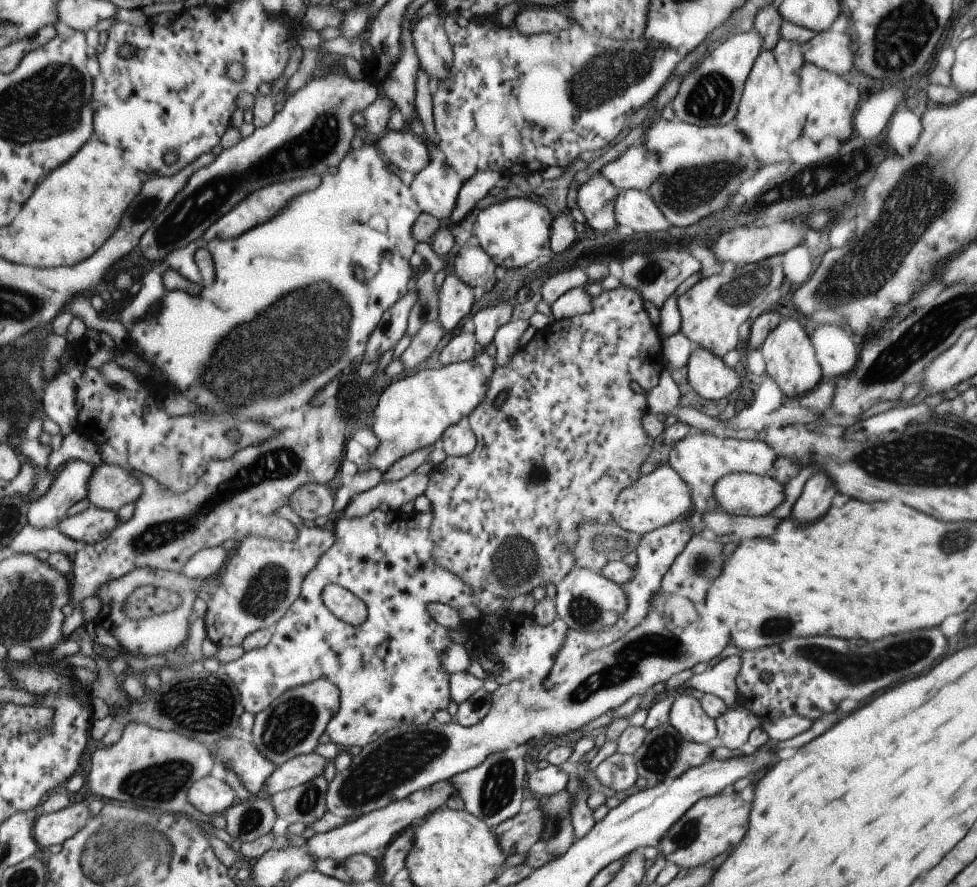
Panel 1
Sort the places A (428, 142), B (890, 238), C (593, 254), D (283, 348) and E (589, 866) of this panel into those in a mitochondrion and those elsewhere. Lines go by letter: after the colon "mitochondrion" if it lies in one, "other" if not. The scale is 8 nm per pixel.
A: other
B: mitochondrion
C: other
D: mitochondrion
E: other

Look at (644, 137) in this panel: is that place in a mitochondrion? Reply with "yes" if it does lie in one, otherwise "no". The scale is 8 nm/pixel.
no

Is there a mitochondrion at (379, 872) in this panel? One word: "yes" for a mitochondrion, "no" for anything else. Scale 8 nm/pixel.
no

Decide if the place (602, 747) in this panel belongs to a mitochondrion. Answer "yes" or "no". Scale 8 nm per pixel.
no

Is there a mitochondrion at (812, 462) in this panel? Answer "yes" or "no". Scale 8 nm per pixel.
no

